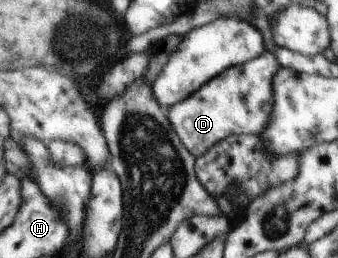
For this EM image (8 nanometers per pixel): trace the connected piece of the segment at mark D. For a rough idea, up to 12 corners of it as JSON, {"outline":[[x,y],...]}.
{"outline":[[274,53],[227,69],[168,121],[197,158],[271,120]]}

